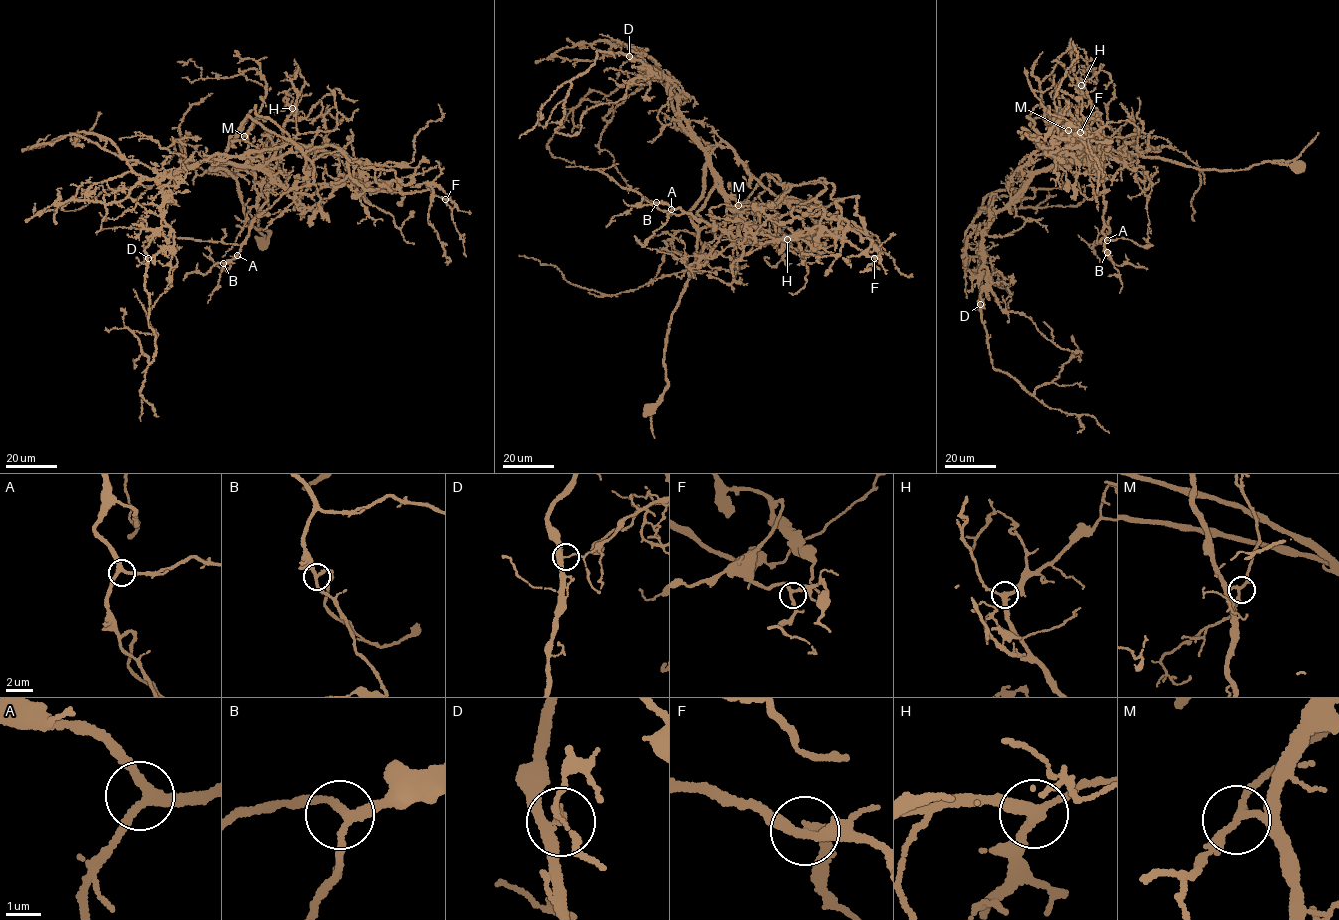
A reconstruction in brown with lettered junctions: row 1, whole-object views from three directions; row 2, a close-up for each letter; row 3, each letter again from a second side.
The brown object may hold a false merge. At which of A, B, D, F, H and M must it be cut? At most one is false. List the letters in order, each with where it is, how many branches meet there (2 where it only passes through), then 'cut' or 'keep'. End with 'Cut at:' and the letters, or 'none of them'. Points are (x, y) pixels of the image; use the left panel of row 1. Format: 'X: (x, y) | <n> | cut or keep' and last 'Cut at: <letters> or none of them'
A: (237, 255) | 3 | keep
B: (223, 263) | 3 | keep
D: (148, 258) | 3 | cut
F: (445, 199) | 3 | keep
H: (292, 108) | 3 | keep
M: (244, 136) | 3 | keep
Cut at: D

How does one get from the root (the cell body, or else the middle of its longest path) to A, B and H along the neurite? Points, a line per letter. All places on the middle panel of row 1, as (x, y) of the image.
A: (650, 408), (667, 387), (665, 338), (695, 262), (682, 259), (717, 237), (719, 252), (733, 241), (671, 209)
B: (650, 408), (667, 387), (665, 338), (695, 262), (682, 259), (717, 237), (719, 252), (733, 241), (656, 202)
H: (650, 408), (695, 262), (683, 258), (738, 231), (787, 239)

